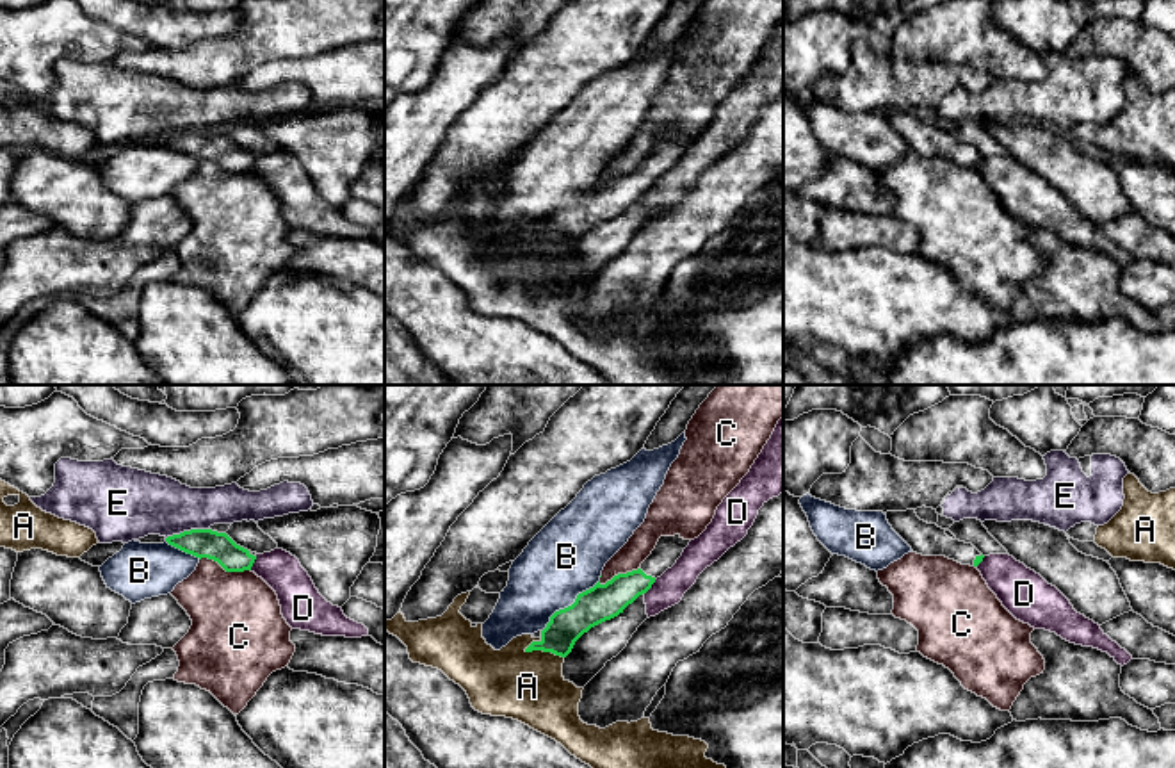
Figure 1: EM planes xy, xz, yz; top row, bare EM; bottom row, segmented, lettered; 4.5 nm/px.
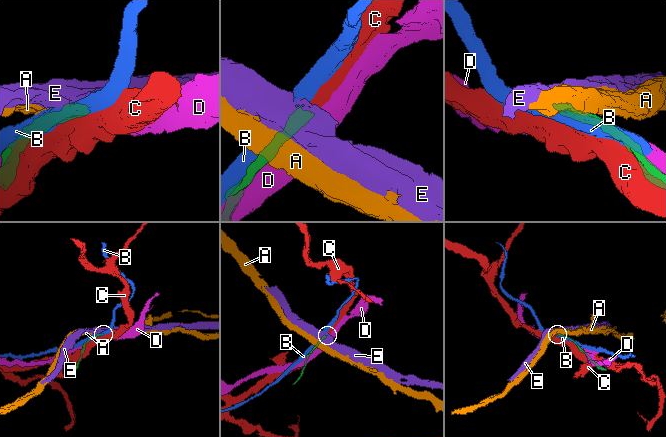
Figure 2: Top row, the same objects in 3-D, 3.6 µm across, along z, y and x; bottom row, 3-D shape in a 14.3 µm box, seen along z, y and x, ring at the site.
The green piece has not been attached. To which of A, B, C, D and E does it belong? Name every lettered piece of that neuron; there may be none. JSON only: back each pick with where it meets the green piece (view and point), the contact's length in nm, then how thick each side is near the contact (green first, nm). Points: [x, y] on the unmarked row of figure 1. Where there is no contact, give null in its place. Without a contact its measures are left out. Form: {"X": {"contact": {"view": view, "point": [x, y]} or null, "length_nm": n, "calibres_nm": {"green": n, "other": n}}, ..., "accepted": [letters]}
{"accepted": []}

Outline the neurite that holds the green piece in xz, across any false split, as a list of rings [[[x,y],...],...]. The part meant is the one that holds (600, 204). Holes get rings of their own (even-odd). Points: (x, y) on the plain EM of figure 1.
[[[680,135],[660,137],[637,171],[618,175],[605,185],[598,182],[593,189],[579,194],[571,207],[555,212],[541,232],[541,241],[532,242],[525,253],[543,251],[566,258],[584,233],[618,217],[646,194],[655,180],[677,164],[689,143]]]

